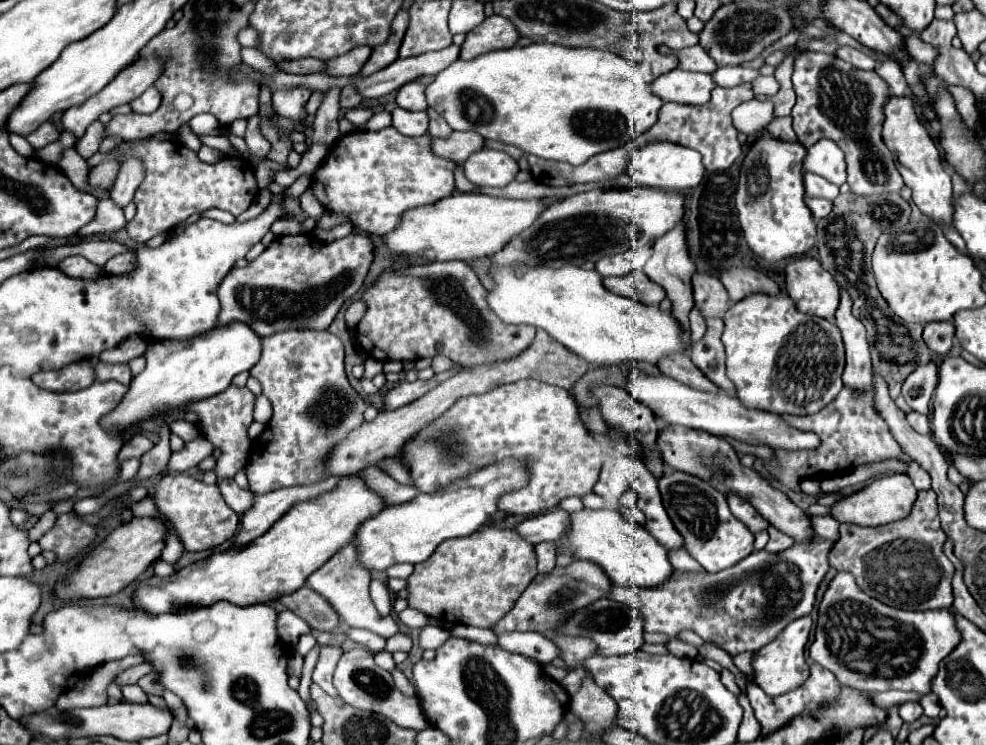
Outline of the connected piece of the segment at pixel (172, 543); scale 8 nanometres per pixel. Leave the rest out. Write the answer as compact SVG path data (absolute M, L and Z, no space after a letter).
M165 529L165 547L163 547L163 551L161 551L161 559L165 559L167 563L171 563L171 565L175 565L177 563L177 559L181 557L181 543L179 543L179 539L175 537L175 533L171 531L171 529Z

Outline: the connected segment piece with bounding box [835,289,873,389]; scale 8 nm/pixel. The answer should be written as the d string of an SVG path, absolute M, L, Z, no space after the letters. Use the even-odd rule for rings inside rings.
M841 289L841 305L835 313L835 323L841 329L847 365L843 371L843 383L851 389L873 389L873 365L869 355L869 343L865 339L865 327L859 319L851 315L851 297Z

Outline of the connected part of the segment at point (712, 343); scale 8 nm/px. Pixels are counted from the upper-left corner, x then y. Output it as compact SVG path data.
M707 317L707 331L701 337L701 341L691 345L691 361L715 383L719 385L727 395L735 395L735 387L725 375L725 351L721 343L723 333L723 319L721 317Z

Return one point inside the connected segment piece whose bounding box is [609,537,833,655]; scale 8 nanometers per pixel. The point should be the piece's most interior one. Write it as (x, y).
(740, 609)

